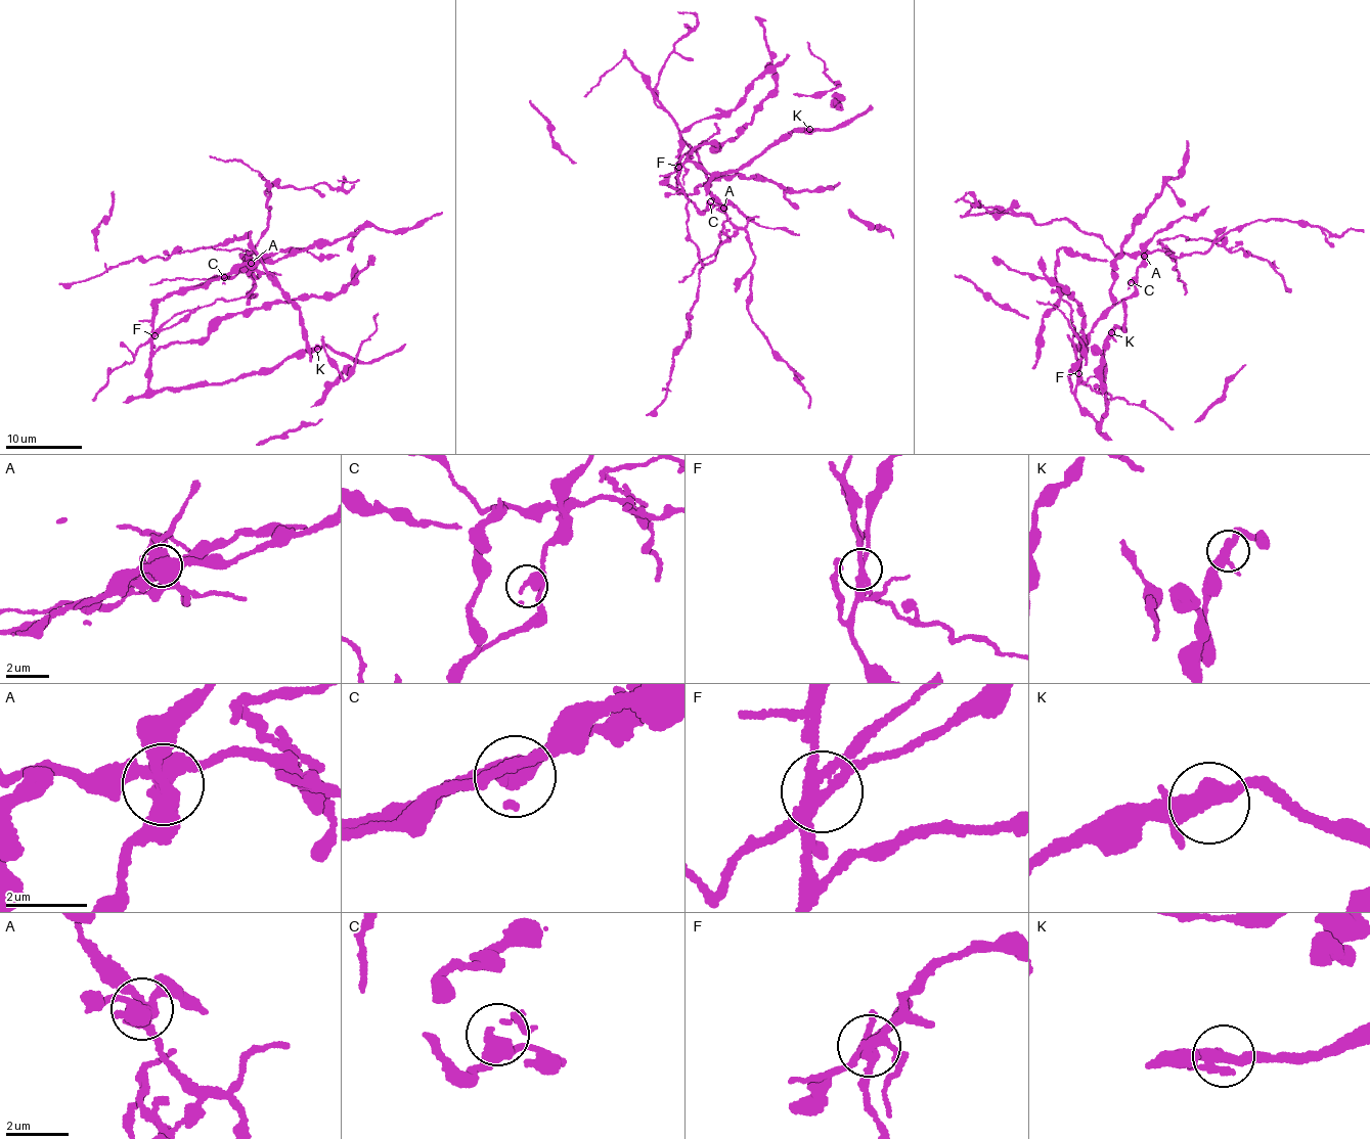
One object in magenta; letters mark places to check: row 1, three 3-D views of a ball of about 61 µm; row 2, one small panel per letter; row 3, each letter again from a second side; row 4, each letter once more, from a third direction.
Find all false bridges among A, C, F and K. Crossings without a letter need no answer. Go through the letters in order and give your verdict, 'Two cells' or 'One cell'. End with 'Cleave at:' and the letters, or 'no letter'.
A: Two cells
C: One cell
F: Two cells
K: One cell
Cleave at: A, F

